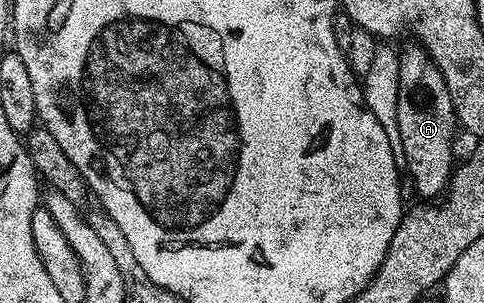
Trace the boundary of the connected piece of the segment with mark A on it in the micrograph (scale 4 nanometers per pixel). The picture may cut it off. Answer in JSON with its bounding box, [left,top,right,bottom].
[397,42,458,202]

